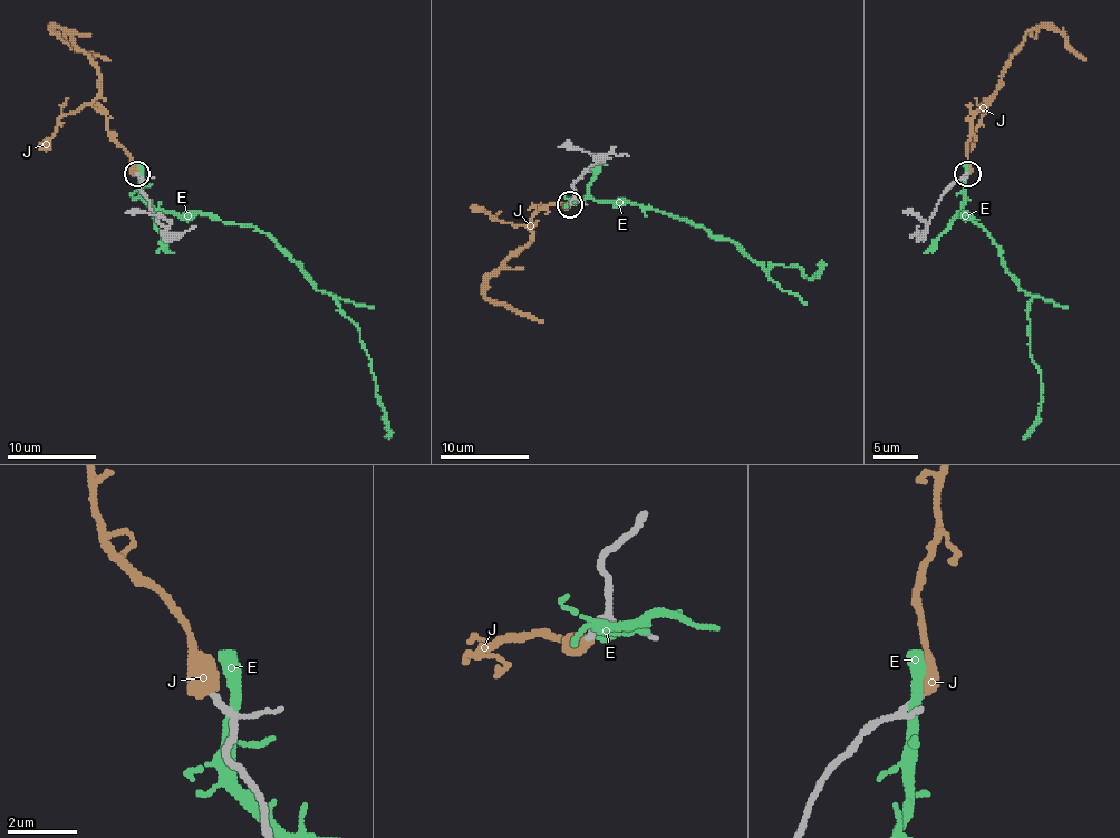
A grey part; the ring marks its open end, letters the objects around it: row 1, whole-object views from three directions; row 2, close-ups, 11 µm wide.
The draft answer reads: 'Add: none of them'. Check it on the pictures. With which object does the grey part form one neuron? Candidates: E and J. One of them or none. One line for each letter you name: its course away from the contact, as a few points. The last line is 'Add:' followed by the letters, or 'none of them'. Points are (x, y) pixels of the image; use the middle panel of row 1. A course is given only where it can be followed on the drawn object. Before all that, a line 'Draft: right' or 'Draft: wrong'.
Draft: right
Add: none of them

